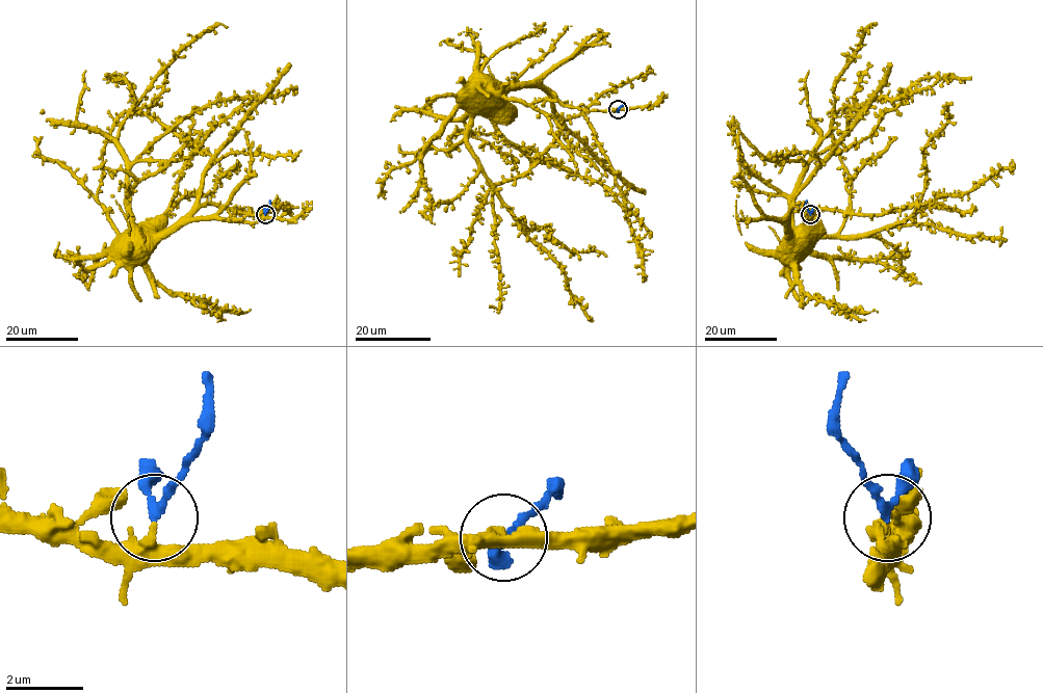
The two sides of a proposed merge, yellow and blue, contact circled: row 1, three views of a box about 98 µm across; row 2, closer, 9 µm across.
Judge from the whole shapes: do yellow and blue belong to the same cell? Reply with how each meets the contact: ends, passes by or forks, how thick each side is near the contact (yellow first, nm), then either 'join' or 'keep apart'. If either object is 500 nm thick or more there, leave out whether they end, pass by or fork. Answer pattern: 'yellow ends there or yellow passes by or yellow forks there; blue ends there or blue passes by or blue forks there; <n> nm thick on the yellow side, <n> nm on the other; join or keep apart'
yellow passes by; blue passes by; 260 nm thick on the yellow side, 160 nm on the other; keep apart

